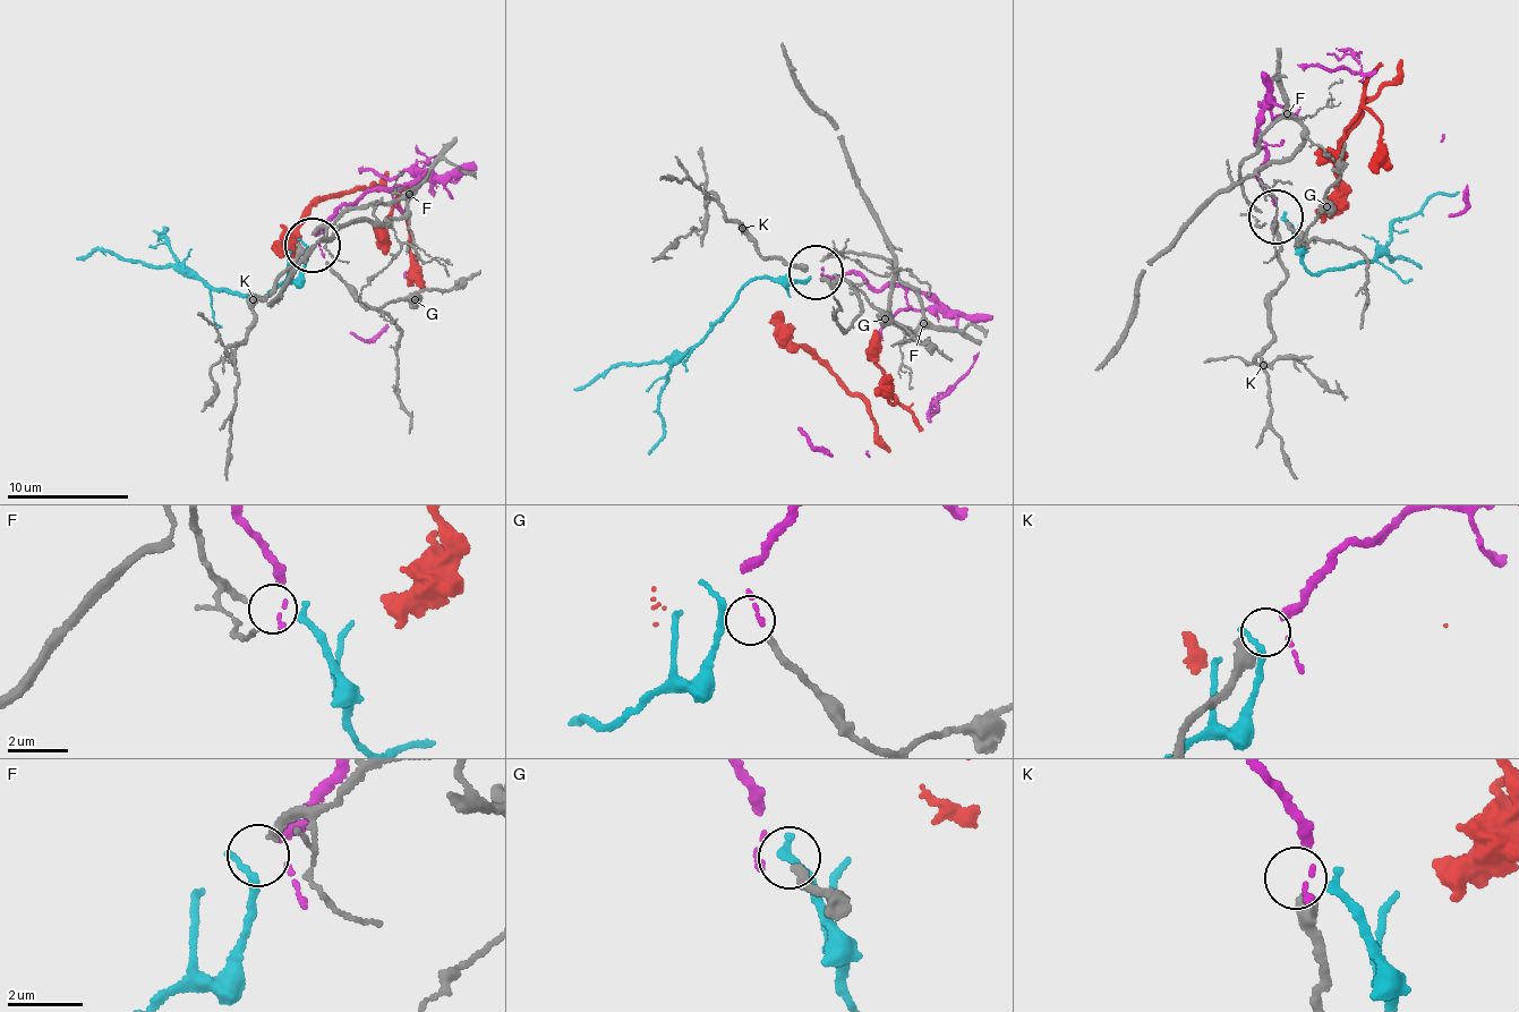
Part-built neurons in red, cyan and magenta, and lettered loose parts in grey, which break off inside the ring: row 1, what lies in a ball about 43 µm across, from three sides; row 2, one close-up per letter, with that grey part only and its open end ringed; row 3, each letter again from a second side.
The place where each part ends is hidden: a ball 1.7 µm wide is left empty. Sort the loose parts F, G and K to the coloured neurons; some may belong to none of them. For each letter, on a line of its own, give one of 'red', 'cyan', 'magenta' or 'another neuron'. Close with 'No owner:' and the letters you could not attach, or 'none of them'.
F: cyan
G: another neuron
K: magenta
No owner: G

